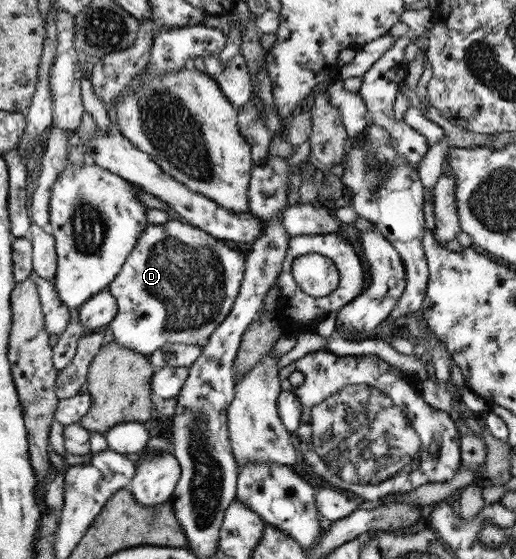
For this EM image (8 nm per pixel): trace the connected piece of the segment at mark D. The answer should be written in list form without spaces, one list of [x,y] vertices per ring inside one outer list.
[[[177,217],[163,225],[147,225],[140,236],[118,276],[107,289],[118,305],[117,316],[109,327],[114,342],[149,356],[168,343],[205,347],[210,335],[231,312],[241,289],[246,257],[205,231],[181,223]]]

